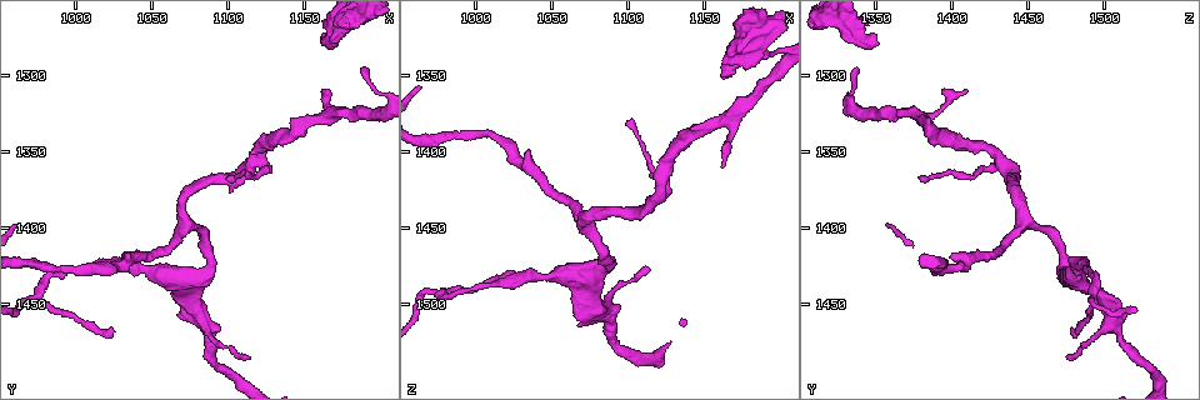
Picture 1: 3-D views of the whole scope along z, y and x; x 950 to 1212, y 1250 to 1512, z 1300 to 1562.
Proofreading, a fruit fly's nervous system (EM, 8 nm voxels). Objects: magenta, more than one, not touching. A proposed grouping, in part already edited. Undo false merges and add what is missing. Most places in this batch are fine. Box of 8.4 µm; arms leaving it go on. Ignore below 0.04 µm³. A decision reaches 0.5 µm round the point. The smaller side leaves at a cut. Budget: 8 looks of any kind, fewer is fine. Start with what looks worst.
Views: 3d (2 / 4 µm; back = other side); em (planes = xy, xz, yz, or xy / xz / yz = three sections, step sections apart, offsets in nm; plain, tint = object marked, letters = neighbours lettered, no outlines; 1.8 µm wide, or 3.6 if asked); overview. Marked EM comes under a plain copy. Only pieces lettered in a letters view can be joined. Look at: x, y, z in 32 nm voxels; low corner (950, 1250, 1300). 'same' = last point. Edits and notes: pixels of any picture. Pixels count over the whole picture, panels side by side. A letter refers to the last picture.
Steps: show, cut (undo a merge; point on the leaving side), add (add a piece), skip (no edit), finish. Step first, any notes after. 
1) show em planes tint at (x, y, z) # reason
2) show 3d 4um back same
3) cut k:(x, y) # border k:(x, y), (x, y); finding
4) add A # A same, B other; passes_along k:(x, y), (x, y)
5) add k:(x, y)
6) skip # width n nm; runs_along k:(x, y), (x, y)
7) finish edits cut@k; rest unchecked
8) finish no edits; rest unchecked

show em planes letters at (1162, 1278, 1352) # thick end

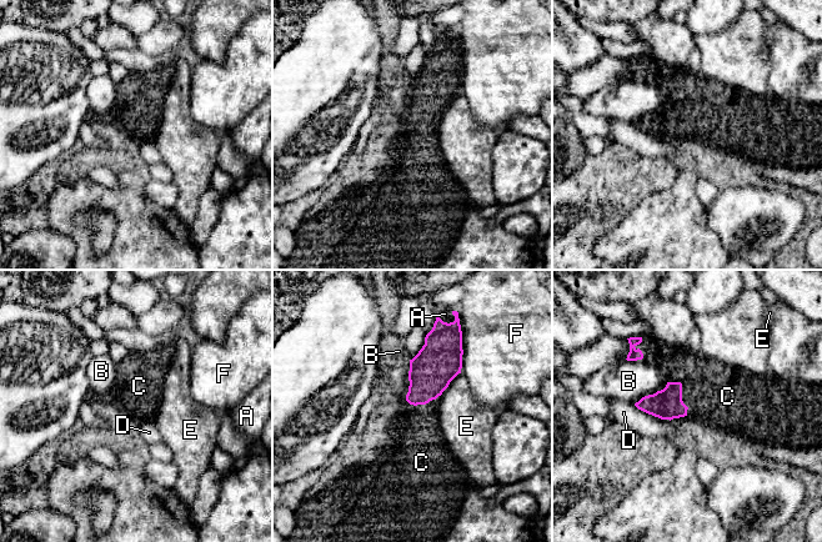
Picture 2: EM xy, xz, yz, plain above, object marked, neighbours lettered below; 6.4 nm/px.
add C # A other, B other, C same, D other, E other, F other; it goes on there

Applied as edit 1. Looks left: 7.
show overview

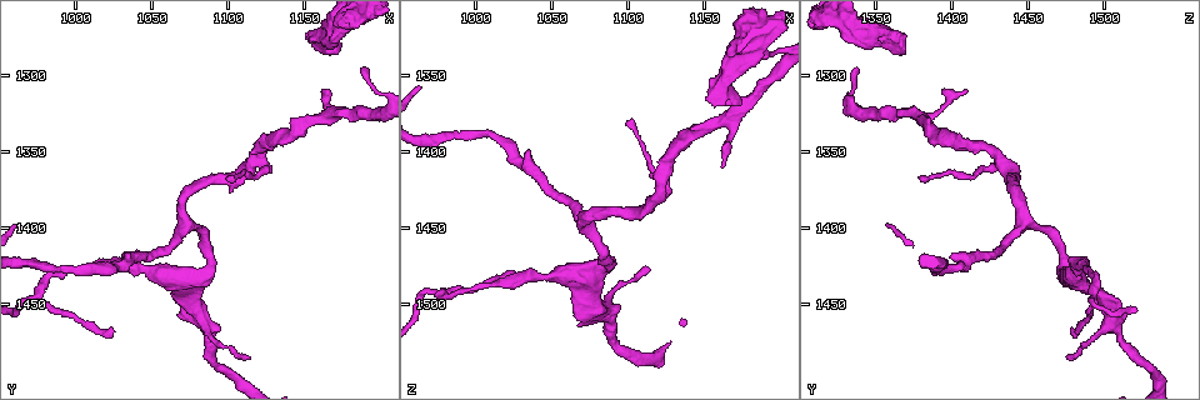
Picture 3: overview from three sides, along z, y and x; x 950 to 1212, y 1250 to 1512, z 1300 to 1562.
show 3d 2um at (1162, 1310, 1410) # an open end

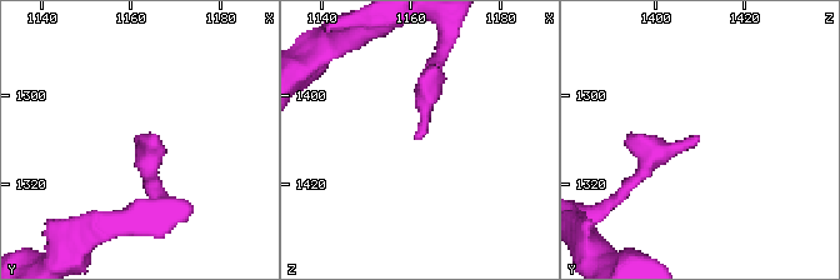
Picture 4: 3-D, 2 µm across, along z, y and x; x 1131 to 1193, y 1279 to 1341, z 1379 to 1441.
show em planes letters at (1163, 1309, 1409) # shape alone is not enough

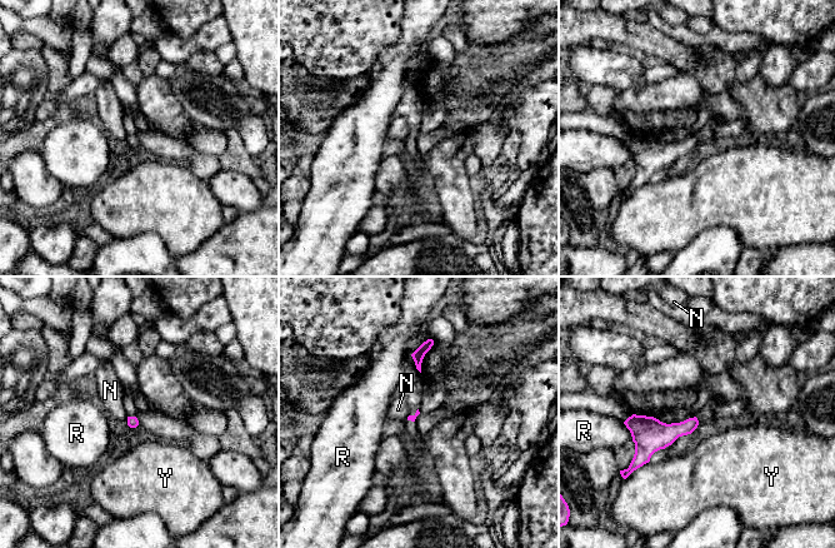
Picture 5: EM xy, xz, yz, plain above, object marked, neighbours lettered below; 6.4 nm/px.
skip # N other, R other, Y other; border 5:(126, 417), (128, 423); none of them fits

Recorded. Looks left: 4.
show em xy step 4 tint at (1072, 1394, 1448) # three-way junction

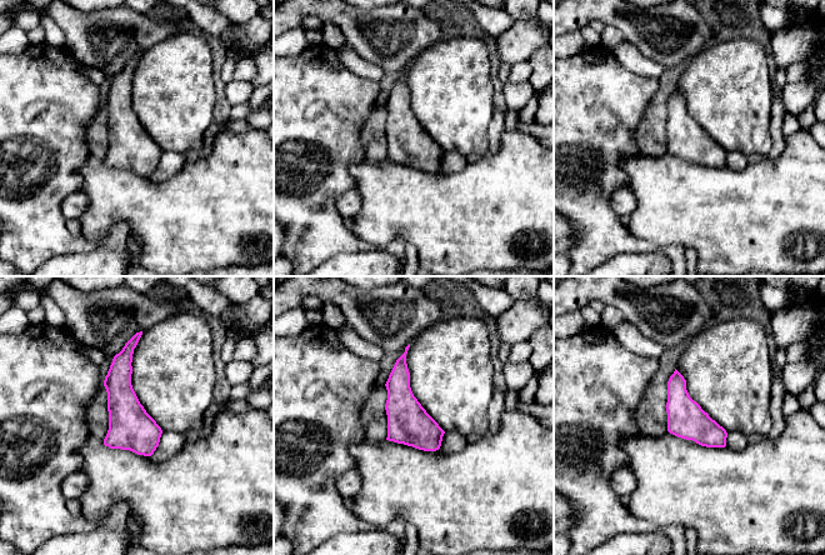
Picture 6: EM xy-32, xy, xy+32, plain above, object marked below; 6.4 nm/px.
show em yz step 4 letters same

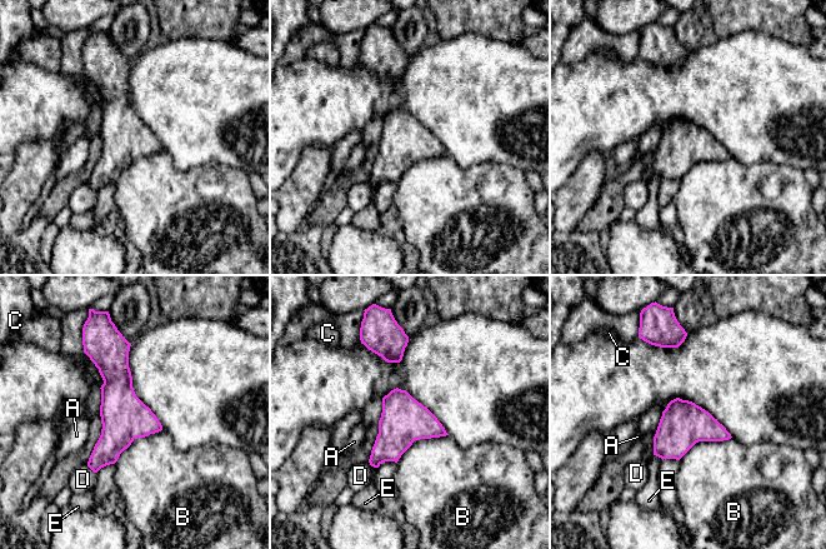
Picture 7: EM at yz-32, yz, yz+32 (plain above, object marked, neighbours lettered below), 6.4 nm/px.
skip # A other, B other, C other, D other, E other; runs_along 7:(116, 342), (116, 435), (95, 468); continuous, no second neuron

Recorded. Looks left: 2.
finish edits add@2; rest unchecked

